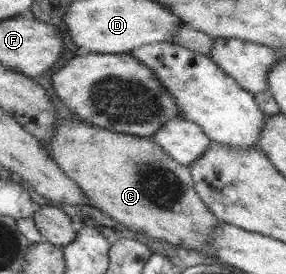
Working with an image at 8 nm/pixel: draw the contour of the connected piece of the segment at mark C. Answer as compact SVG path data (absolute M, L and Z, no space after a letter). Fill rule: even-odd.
M63 120L63 124L54 129L54 139L43 145L58 161L66 175L82 188L95 210L106 212L113 221L129 226L129 230L134 232L151 236L153 239L159 238L169 245L184 247L192 252L208 250L214 242L214 232L221 220L199 196L190 167L176 161L151 137L115 132L90 125L85 120Z

